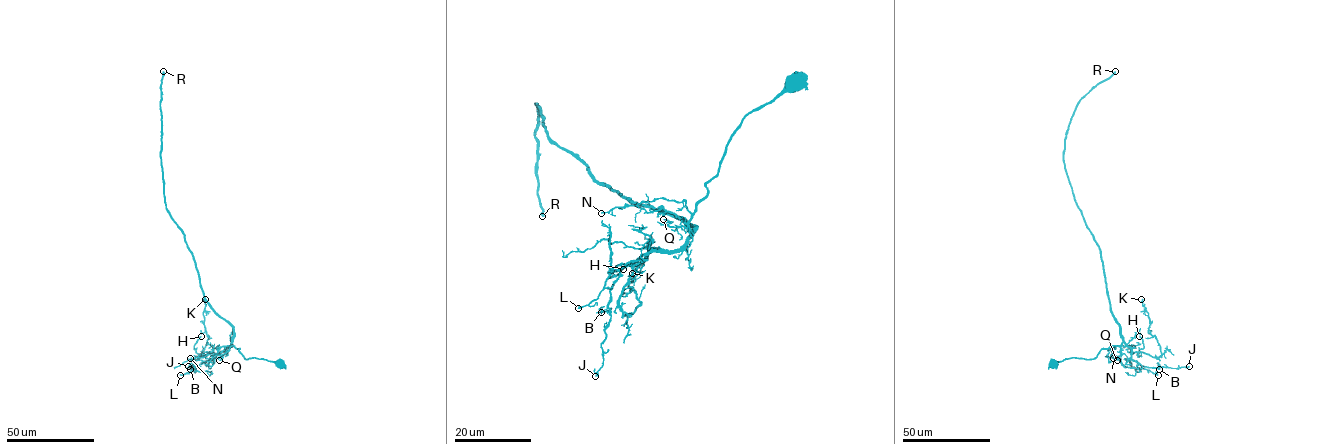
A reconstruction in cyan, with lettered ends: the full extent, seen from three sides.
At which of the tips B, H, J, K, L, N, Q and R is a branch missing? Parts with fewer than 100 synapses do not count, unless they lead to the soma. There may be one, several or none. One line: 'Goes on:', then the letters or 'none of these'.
Goes on: R

